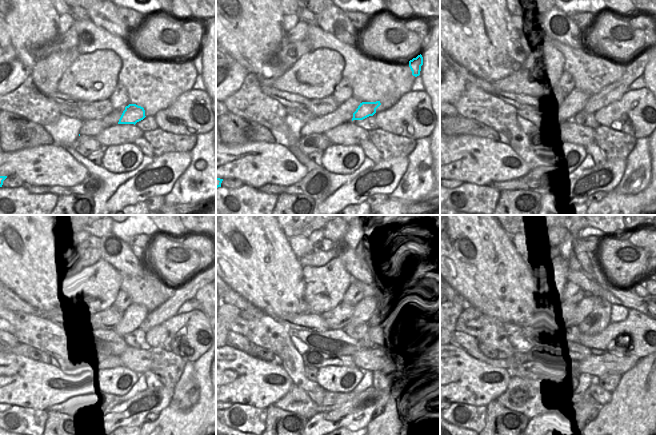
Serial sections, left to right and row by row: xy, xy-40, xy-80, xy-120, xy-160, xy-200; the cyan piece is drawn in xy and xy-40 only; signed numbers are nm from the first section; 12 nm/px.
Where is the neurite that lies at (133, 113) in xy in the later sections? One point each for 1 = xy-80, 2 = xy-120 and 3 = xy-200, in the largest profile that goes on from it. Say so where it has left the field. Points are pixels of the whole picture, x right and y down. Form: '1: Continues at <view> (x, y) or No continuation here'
1: Continues at xy-80 (634, 69)
2: Continues at xy-120 (177, 304)
3: Continues at xy-200 (643, 282).

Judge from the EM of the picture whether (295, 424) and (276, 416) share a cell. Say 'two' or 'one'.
one

